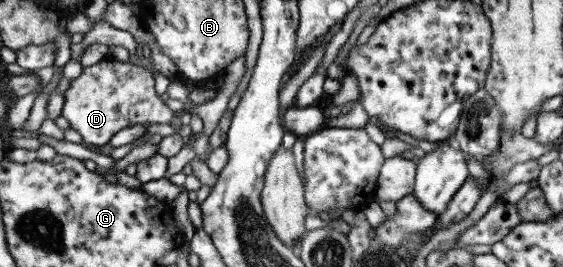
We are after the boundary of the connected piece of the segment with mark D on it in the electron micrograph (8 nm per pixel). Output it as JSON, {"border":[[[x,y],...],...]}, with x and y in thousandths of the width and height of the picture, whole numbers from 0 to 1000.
{"border":[[[185,217],[162,251],[147,251],[144,277],[123,307],[123,326],[110,348],[114,375],[107,434],[140,498],[147,539],[165,551],[188,543],[218,476],[302,453],[311,416],[291,390],[272,326],[274,300],[265,266],[229,232]]]}

